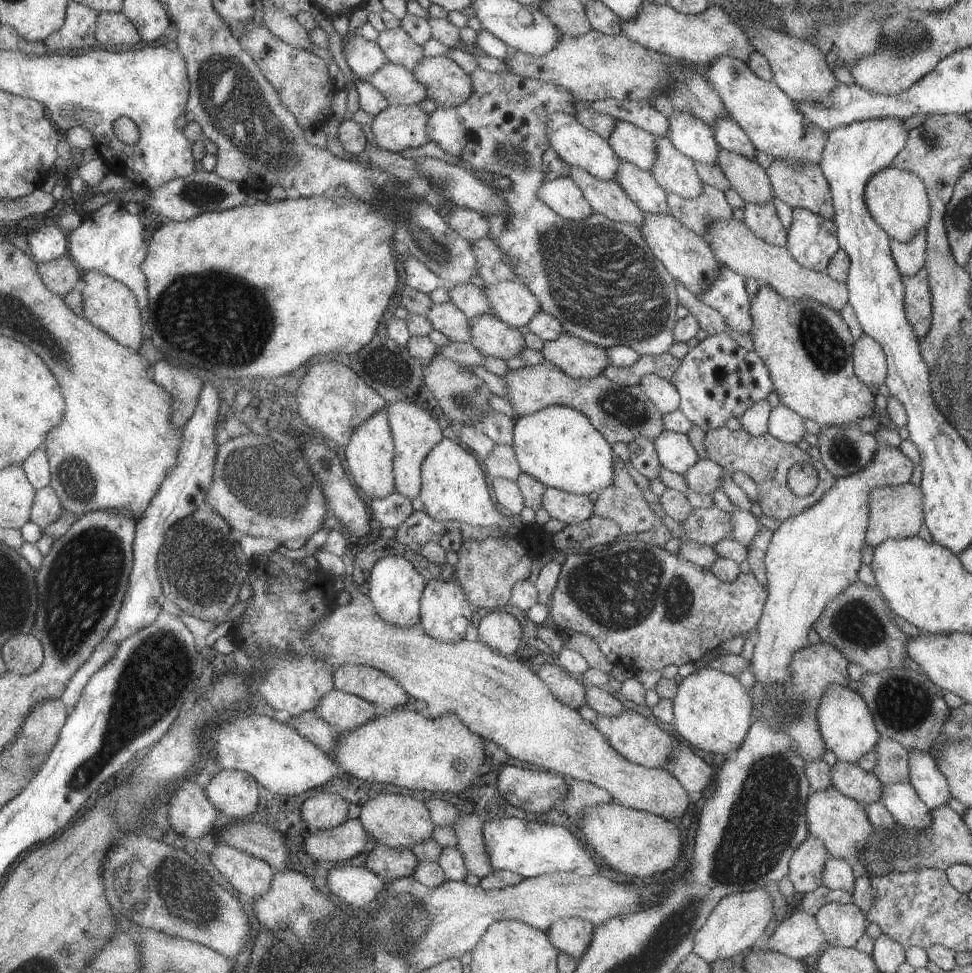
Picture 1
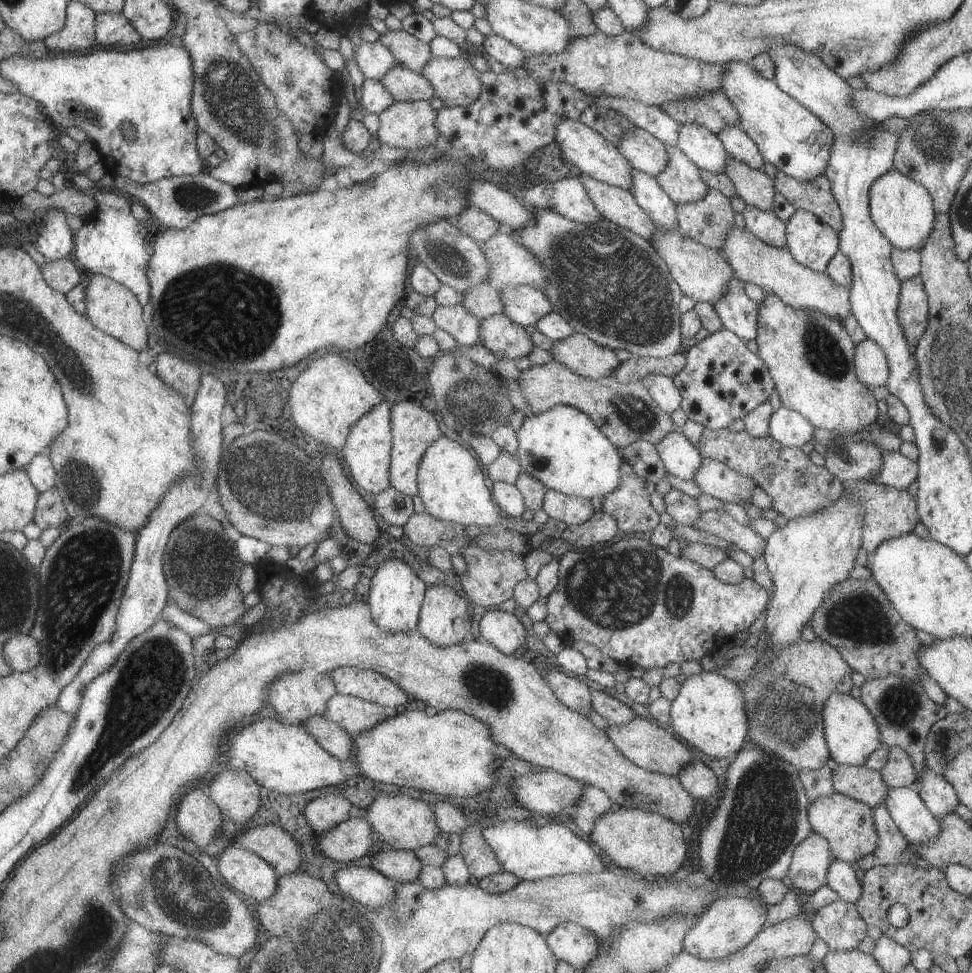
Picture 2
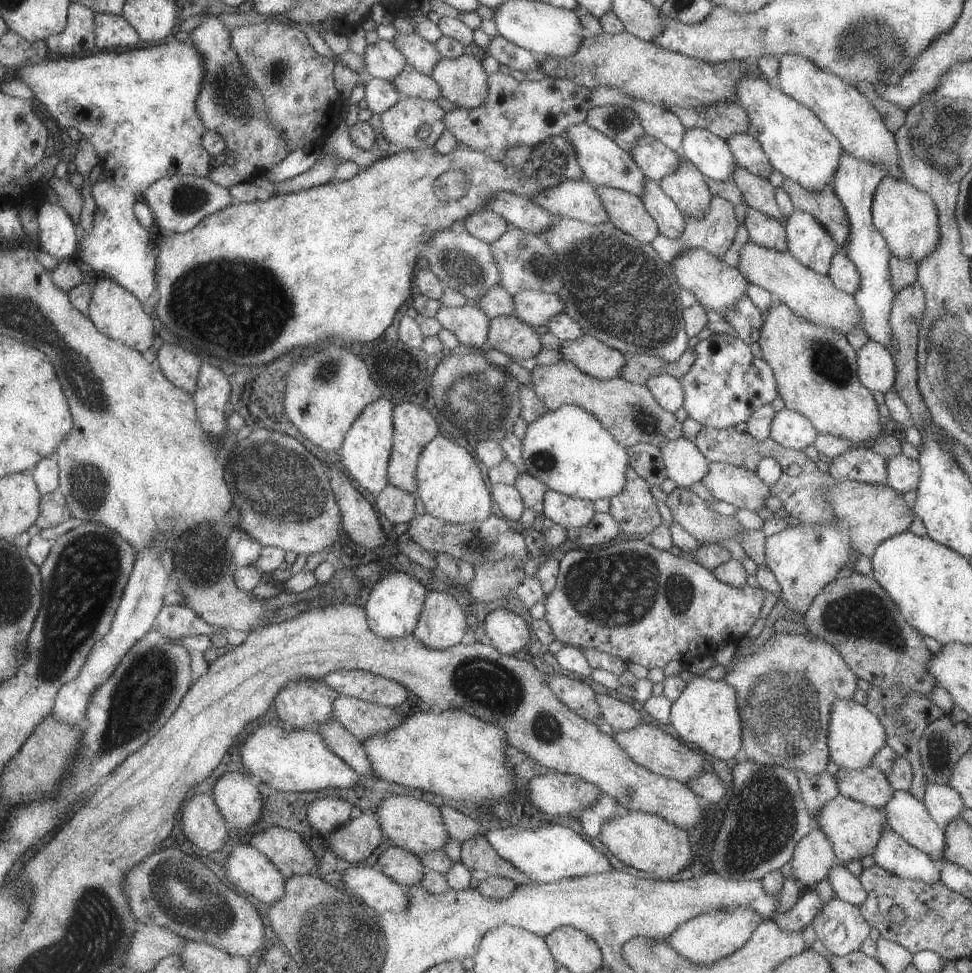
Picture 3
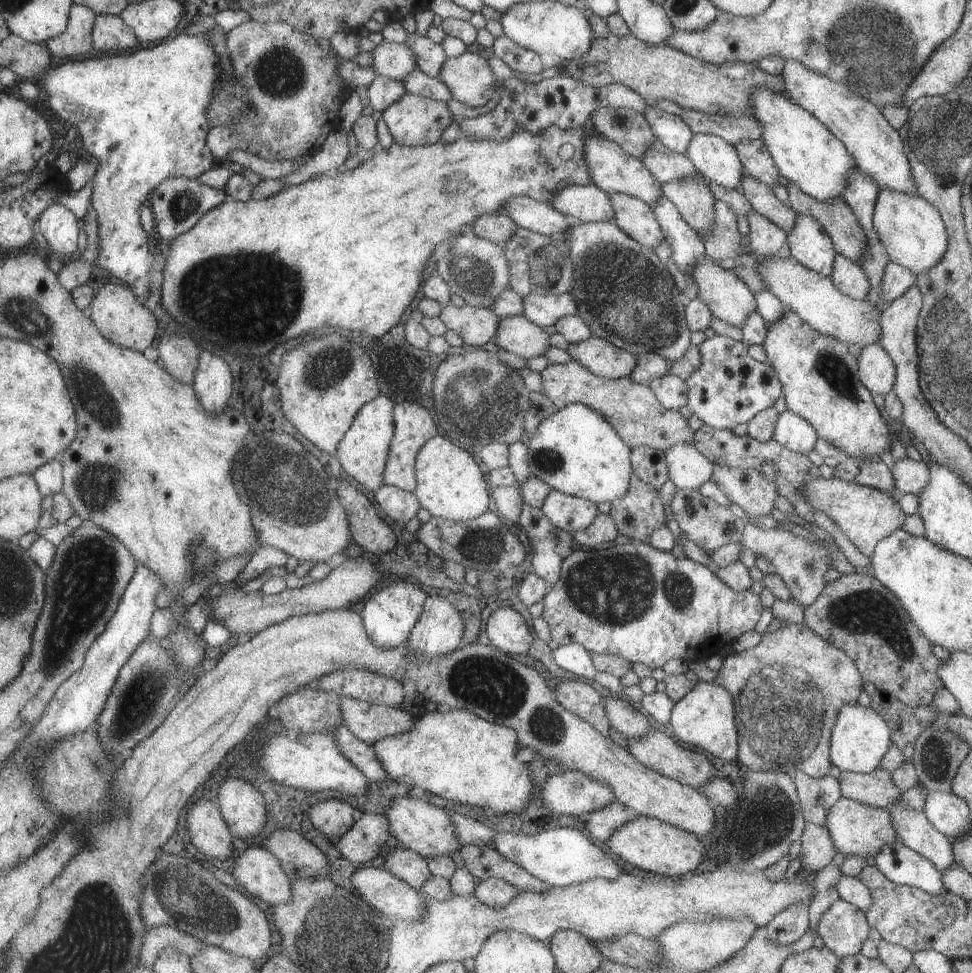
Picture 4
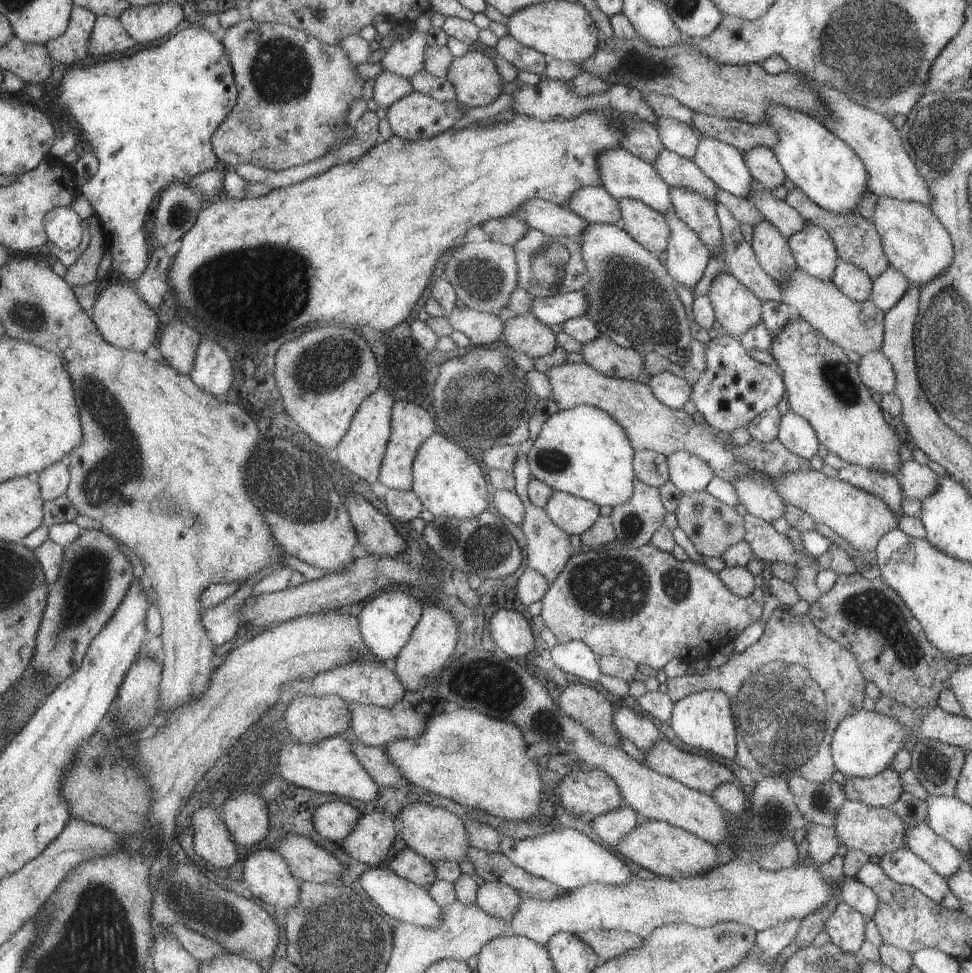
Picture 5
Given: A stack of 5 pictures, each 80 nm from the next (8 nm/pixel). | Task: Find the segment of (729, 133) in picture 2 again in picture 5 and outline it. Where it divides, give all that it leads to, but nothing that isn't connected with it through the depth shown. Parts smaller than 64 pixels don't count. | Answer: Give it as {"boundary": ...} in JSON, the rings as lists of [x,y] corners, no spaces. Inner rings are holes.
{"boundary":[[[765,145],[754,146],[740,151],[749,174],[766,189],[772,191],[782,184],[786,177],[771,148]]]}

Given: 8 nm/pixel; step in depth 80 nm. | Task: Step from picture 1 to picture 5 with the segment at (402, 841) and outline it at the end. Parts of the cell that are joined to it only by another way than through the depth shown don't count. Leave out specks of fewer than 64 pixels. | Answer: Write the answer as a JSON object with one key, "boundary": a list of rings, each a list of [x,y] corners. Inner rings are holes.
{"boundary":[[[414,802],[405,805],[397,816],[402,823],[399,834],[403,836],[409,848],[422,854],[427,860],[437,861],[461,861],[467,858],[469,844],[469,833],[466,831],[464,820],[454,812],[434,804]]]}

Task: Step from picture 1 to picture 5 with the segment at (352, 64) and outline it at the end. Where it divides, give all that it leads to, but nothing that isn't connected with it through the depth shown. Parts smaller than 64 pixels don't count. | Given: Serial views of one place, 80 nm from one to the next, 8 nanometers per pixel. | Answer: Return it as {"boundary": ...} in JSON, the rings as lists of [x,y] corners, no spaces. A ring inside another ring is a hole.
{"boundary":[[[425,11],[415,21],[416,30],[406,39],[397,39],[388,49],[379,63],[385,71],[389,71],[406,79],[412,79],[418,72],[425,69],[428,32],[433,11]]]}

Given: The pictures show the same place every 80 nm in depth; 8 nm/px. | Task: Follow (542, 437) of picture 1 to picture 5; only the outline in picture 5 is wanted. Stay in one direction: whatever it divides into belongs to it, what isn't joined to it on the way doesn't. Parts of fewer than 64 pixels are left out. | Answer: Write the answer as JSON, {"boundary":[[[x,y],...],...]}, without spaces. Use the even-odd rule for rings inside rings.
{"boundary":[[[577,405],[551,413],[543,422],[539,435],[526,453],[530,478],[543,481],[553,490],[590,500],[598,507],[625,502],[632,493],[634,470],[632,456],[635,452],[625,431],[606,412],[591,405]]]}

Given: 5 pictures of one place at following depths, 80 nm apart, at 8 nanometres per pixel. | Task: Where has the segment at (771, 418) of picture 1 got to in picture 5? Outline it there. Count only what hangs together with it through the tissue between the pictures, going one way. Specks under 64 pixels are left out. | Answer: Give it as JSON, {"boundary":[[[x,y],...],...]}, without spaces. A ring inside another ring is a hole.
{"boundary":[[[789,410],[780,416],[777,439],[789,452],[808,461],[821,445],[807,419]]]}

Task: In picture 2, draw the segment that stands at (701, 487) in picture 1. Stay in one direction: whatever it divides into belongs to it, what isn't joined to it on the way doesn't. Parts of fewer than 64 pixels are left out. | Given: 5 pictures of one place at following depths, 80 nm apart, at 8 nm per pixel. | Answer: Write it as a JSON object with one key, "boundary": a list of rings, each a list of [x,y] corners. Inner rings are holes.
{"boundary":[[[703,459],[692,480],[702,494],[722,503],[739,505],[741,502],[750,502],[751,491],[758,486],[745,474],[739,474],[712,459]]]}

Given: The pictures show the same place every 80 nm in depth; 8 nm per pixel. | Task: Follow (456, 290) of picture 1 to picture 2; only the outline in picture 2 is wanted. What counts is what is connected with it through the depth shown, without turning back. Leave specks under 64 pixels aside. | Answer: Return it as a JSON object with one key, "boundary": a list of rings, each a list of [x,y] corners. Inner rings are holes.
{"boundary":[[[486,282],[474,286],[462,295],[462,302],[465,308],[475,314],[477,318],[485,319],[495,315],[501,315],[503,304],[500,301],[500,294],[491,288]]]}

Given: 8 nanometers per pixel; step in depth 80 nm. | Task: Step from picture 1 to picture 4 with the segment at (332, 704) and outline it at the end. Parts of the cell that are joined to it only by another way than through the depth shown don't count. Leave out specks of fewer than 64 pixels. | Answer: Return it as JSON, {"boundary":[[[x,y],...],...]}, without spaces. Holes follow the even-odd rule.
{"boundary":[[[342,697],[345,724],[362,741],[375,745],[384,738],[409,732],[416,720],[399,707],[373,704],[353,697]]]}

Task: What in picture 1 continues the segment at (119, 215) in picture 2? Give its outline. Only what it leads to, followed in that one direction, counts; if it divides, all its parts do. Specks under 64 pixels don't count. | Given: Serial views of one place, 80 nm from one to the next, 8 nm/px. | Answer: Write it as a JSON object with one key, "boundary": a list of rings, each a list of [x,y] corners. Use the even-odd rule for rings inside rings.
{"boundary":[[[123,202],[107,203],[92,215],[85,216],[83,224],[77,230],[68,233],[68,239],[70,242],[68,254],[83,272],[97,269],[120,280],[136,292],[142,311],[149,308],[148,276],[142,269],[149,245],[145,238],[145,226],[141,224],[139,215],[123,210]]]}

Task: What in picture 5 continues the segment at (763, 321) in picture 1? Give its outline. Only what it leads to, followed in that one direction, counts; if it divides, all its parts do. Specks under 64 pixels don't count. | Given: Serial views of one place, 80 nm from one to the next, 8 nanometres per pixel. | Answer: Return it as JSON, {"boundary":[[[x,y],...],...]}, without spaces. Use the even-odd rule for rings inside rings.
{"boundary":[[[793,313],[780,333],[772,336],[768,351],[782,372],[780,377],[787,392],[788,410],[807,419],[817,440],[827,452],[839,456],[843,463],[853,463],[897,476],[900,465],[898,449],[901,446],[897,434],[883,420],[882,408],[871,399],[871,391],[861,382],[858,365],[849,361],[840,346],[827,340],[820,332],[811,328],[806,320]]]}

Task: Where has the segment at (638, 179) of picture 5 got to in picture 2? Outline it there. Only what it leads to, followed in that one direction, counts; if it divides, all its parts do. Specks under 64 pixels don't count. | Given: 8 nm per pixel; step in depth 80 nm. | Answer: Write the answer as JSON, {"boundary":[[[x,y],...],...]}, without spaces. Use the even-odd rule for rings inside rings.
{"boundary":[[[561,119],[557,124],[554,124],[553,141],[559,145],[562,159],[576,166],[581,173],[611,186],[624,189],[630,187],[630,170],[633,168],[614,144],[605,140],[605,137],[597,131],[592,131],[581,124],[581,121]]]}

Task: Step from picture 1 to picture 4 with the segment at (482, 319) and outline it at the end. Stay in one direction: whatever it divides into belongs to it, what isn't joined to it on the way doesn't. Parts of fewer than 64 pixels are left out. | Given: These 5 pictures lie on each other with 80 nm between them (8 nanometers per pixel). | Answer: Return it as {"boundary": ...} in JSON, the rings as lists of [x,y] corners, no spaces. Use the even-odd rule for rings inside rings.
{"boundary":[[[523,315],[498,319],[491,342],[496,349],[505,350],[525,360],[544,354],[550,345],[548,334]]]}

